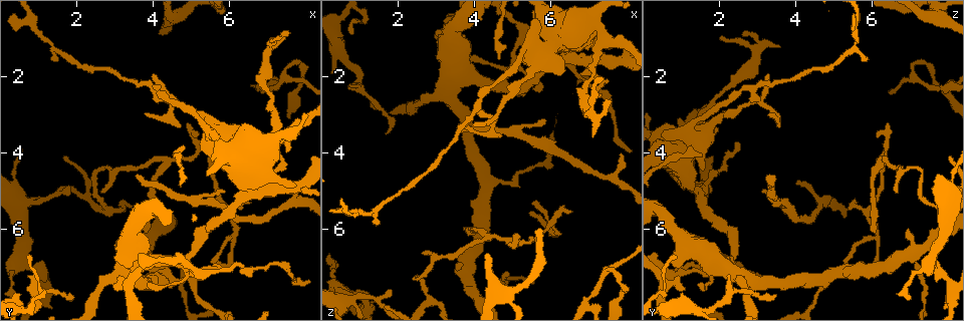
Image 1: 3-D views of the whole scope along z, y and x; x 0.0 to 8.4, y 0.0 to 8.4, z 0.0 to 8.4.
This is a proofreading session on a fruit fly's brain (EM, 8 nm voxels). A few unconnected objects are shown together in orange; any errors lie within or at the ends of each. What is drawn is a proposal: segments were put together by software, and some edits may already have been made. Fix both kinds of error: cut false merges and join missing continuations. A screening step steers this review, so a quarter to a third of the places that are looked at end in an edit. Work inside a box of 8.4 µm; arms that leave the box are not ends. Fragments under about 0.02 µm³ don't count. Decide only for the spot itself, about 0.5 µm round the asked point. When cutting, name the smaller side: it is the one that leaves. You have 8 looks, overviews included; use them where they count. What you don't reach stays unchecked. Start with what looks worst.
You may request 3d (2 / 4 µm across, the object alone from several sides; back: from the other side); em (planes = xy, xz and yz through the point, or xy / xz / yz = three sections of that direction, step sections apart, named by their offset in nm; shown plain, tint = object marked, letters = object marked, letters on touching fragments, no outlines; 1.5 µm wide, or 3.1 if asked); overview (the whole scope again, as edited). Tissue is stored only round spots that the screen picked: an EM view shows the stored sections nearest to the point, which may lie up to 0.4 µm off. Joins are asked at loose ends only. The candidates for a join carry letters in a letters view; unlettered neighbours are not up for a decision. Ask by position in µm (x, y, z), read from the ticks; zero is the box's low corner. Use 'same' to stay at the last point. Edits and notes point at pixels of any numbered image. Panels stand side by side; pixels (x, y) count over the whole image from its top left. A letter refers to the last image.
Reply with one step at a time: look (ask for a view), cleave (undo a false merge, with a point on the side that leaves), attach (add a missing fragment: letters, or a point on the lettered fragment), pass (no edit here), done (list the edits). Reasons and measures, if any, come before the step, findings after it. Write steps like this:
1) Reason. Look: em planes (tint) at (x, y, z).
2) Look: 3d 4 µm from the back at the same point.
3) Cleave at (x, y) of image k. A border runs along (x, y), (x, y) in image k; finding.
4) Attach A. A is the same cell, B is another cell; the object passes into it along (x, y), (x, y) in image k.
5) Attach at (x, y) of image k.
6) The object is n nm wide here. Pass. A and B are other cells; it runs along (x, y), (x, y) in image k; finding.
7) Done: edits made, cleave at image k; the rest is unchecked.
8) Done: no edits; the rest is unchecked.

An open end. Look: em yz step 4 (tint) at (0.80, 7.25, 2.25).

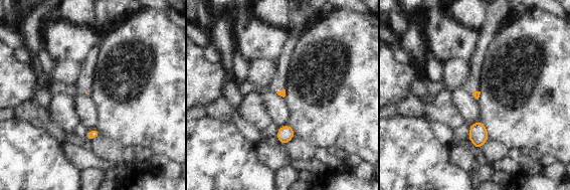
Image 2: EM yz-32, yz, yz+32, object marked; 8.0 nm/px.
Another direction. Look: em planes (letters) at the same point.

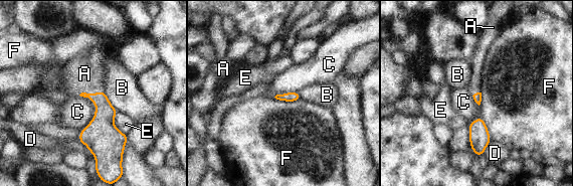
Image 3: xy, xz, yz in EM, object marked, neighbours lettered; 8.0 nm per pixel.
Attach A. A is the same cell, B, C, D, E and F are other cells; the cell continues.

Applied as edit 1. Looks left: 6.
Branch stops here. Look: em planes (letters) at (7.80, 4.70, 4.05).

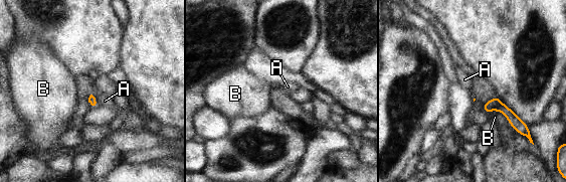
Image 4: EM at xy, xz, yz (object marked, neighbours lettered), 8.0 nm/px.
Pass. A and B are other cells; a border runs along (91, 94), (99, 105) in image 4; no lettered fragment goes on from it.

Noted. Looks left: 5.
Three arms meet. Look: 3d 2 µm from the back at (4.35, 4.15, 6.25).

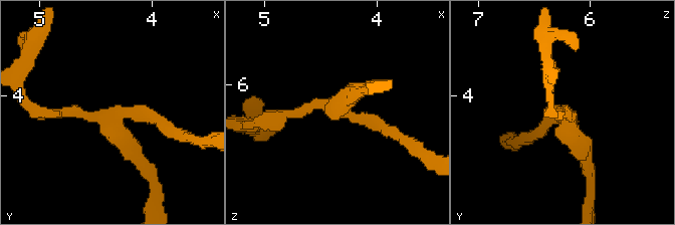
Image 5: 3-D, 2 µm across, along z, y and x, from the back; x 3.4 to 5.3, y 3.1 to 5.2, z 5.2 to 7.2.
3 arms meet here. Look: em planes (tint) at (4.30, 4.18, 6.24).

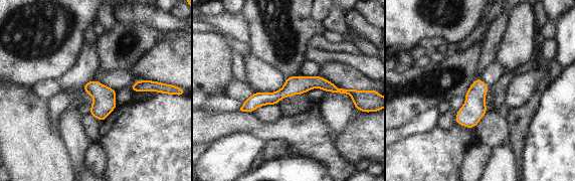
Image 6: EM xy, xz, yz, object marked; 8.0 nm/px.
Look: em planes (letters) at the same point.

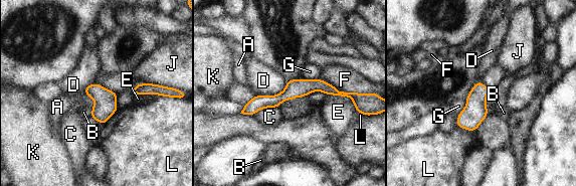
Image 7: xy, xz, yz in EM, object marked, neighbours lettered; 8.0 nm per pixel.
Pass. A, B, C, D, E, F, G, J, K and L are other cells; a border runs along (286, 81), (274, 95), (255, 95) in image 7; one cell here.

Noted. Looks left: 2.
Done: edits made, attach at image 3; the rest is unchecked.

